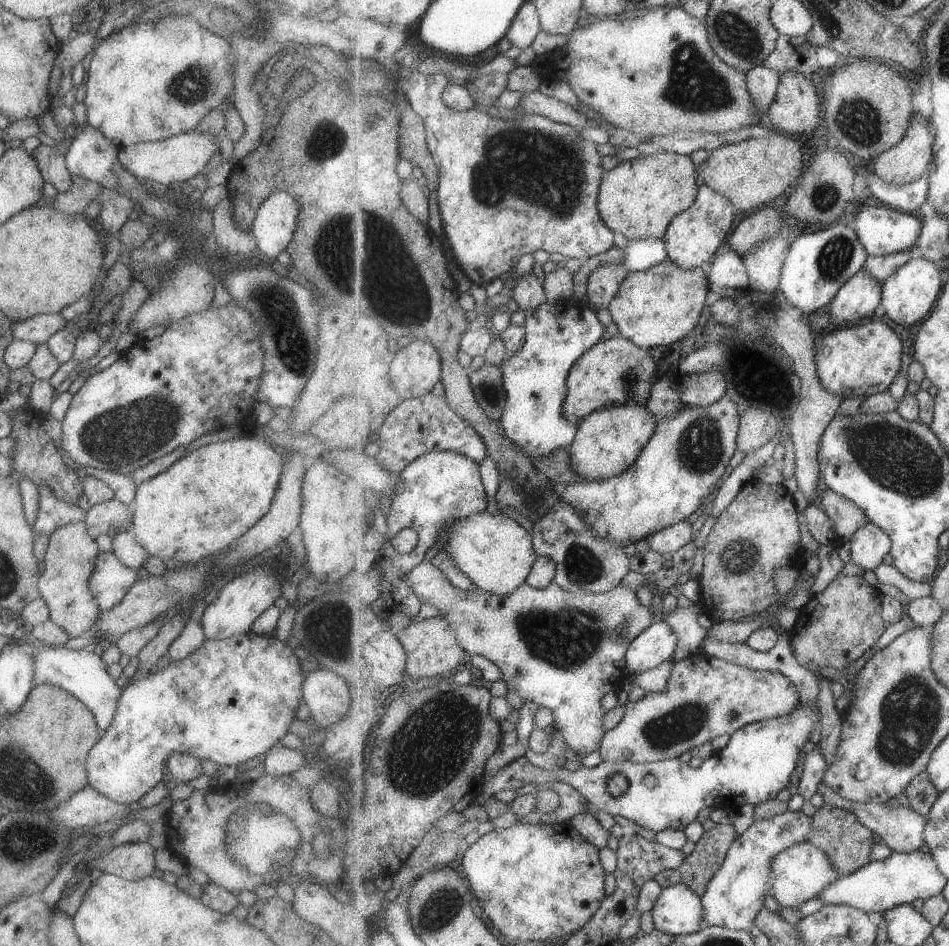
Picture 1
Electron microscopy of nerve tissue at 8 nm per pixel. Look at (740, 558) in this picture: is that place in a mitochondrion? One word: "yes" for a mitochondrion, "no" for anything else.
yes

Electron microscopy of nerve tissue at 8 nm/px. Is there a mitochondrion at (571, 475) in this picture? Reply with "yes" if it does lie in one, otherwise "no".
no

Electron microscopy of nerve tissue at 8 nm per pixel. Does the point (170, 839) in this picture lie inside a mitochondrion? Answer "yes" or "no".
no

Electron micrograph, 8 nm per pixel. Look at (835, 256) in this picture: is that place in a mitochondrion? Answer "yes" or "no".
yes

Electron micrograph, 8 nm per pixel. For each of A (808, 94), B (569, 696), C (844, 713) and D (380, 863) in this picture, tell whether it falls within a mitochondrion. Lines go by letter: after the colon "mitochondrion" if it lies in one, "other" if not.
A: other
B: other
C: other
D: other

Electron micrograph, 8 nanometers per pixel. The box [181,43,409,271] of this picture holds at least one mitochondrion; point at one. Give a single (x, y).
(327, 143)

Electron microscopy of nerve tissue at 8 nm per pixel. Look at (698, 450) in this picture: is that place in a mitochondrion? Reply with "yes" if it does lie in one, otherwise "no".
yes

